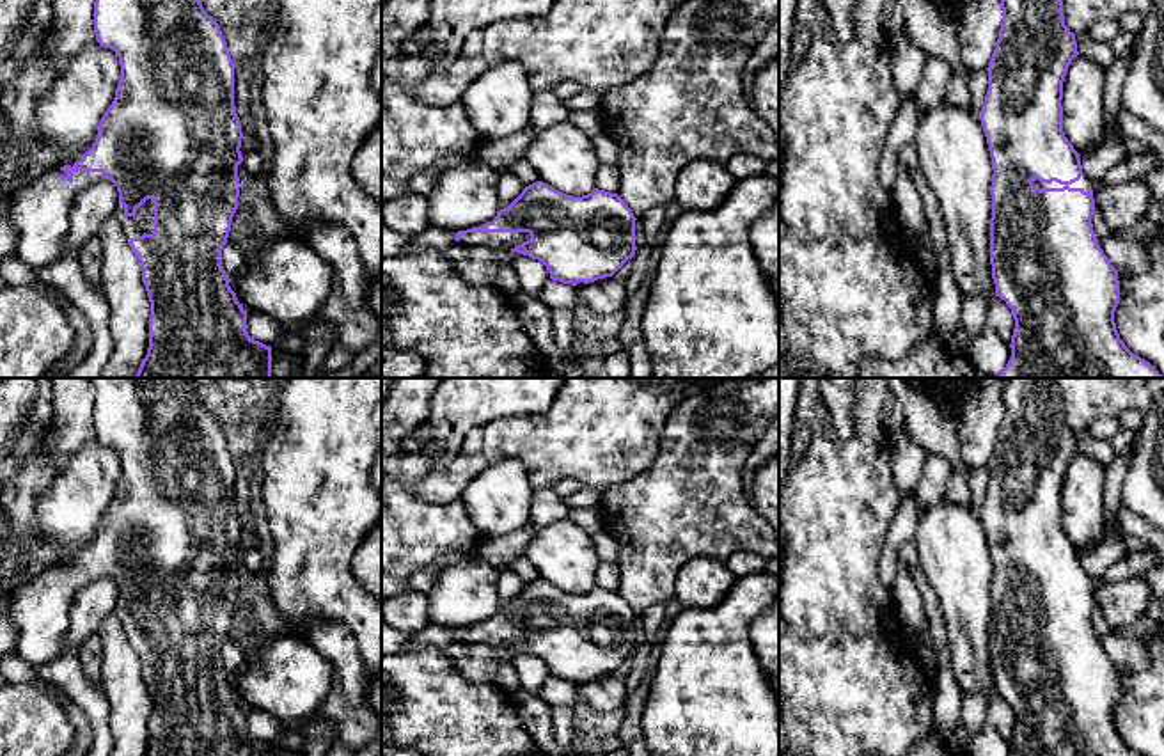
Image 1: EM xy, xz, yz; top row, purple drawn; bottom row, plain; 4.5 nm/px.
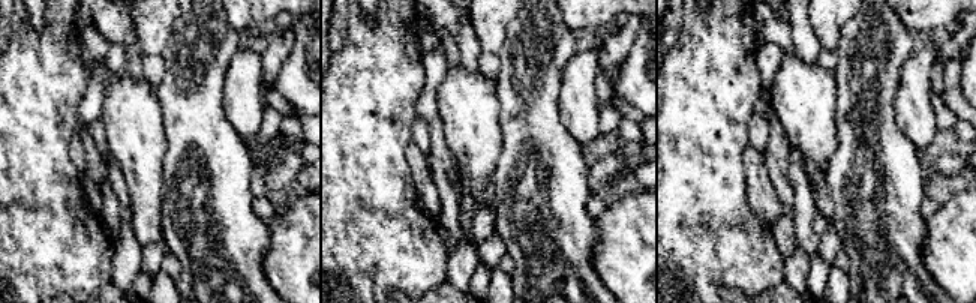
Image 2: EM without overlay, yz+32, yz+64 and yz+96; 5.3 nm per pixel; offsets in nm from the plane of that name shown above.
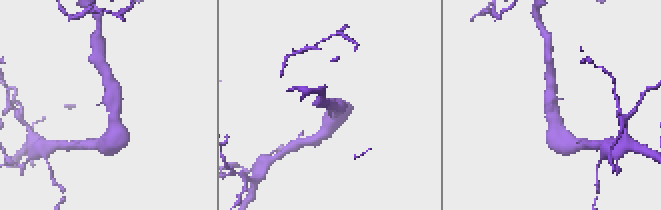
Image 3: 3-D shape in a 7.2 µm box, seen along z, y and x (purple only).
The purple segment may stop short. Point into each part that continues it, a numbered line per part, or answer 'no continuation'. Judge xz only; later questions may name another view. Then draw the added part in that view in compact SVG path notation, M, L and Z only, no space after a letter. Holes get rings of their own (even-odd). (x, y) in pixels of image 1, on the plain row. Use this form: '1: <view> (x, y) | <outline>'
1: xz (485, 637) | M467 630L458 637L463 644L515 646L531 637L529 630Z

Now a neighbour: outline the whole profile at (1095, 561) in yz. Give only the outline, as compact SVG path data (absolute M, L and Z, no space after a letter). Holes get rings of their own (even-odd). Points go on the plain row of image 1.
M1118 529L1100 547L1079 554L1082 570L1093 584L1102 582L1104 571L1127 554L1123 536L1125 532Z

